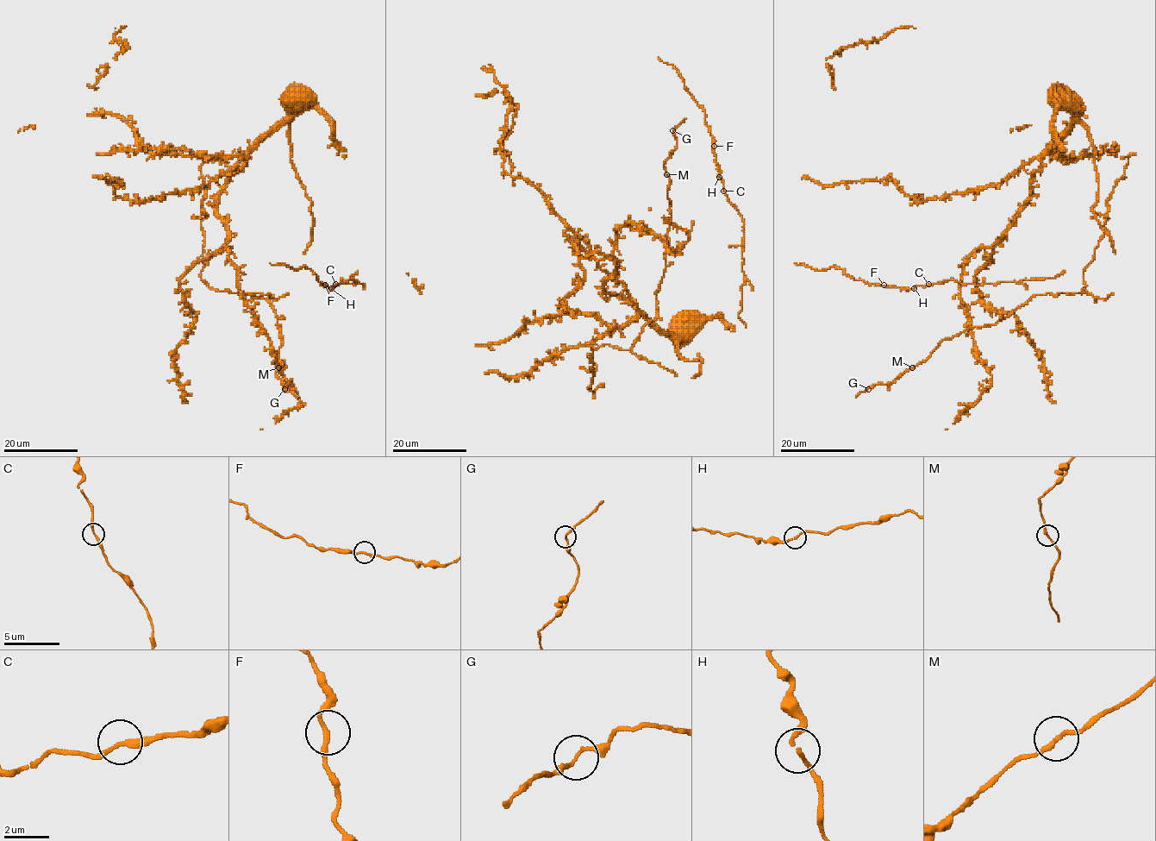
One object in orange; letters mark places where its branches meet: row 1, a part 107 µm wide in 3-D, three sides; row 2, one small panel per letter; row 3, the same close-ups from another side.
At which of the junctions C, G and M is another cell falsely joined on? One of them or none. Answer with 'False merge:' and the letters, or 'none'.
False merge: none

